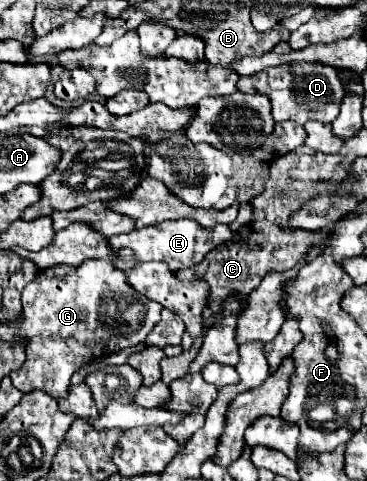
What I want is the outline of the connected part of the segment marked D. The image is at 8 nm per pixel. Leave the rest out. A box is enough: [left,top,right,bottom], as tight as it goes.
[237,62,345,124]

